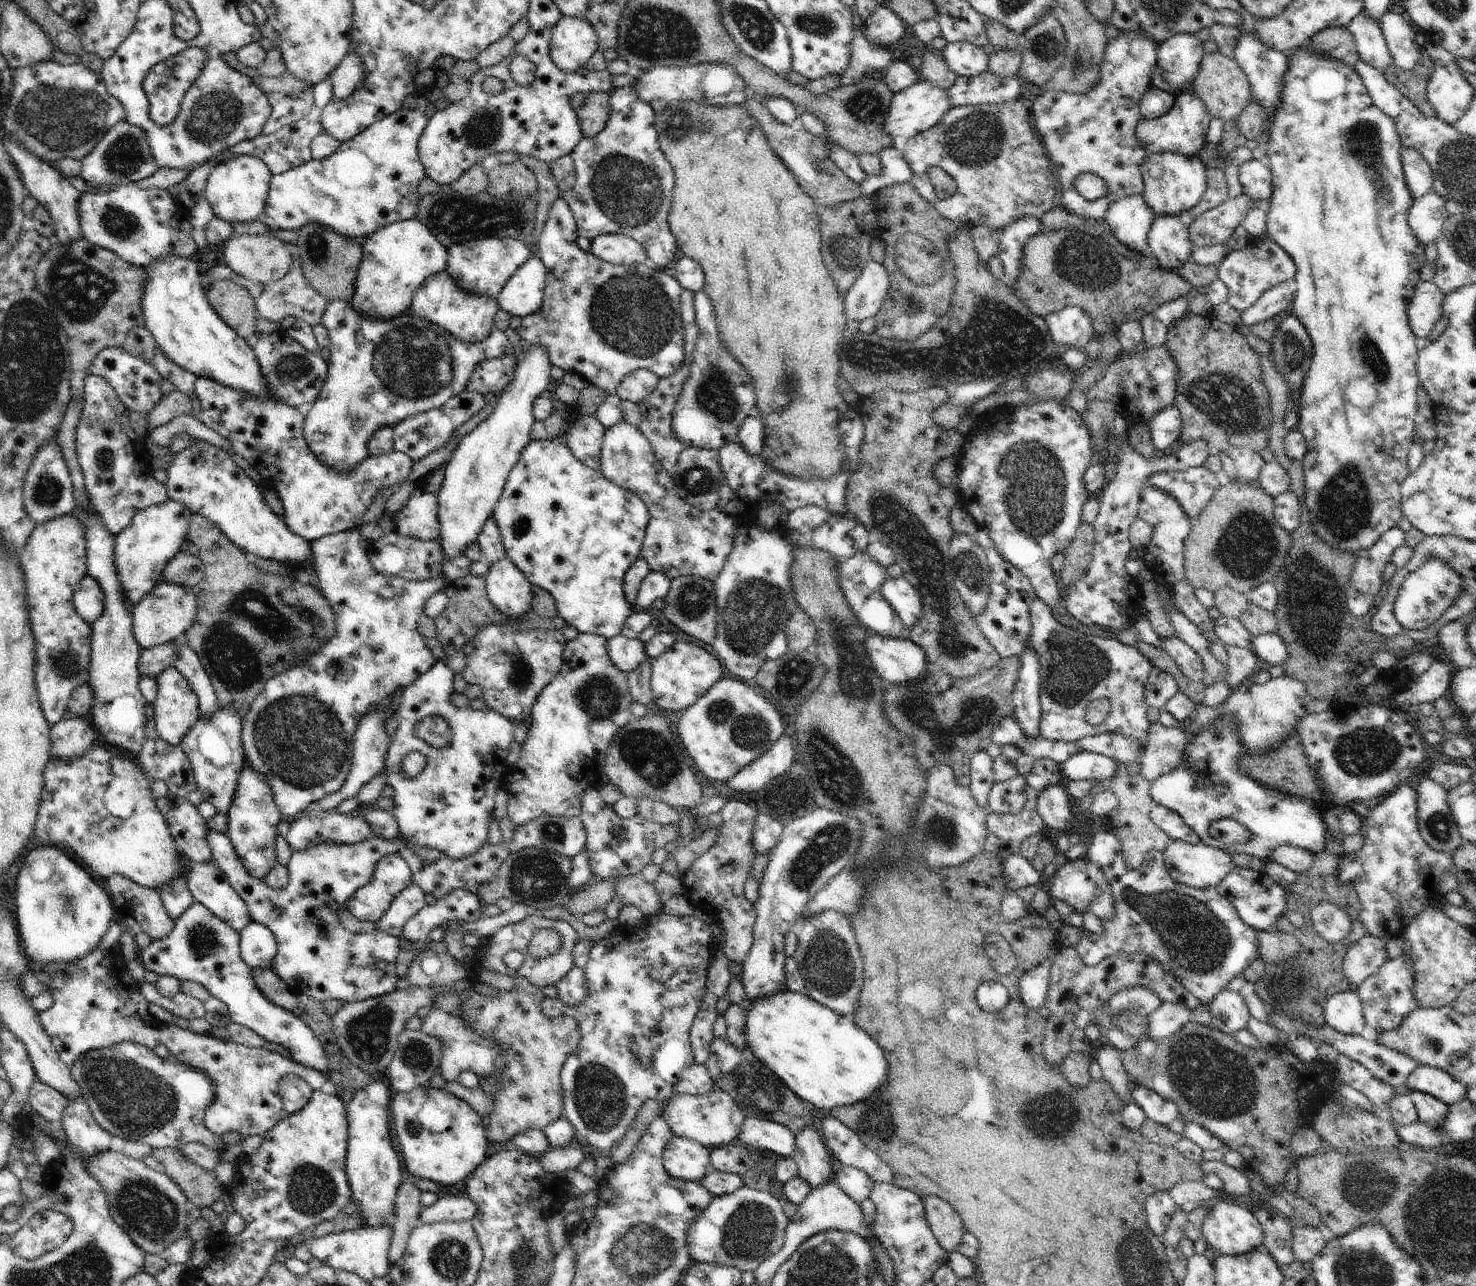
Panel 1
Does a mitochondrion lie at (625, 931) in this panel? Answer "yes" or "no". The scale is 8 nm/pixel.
no

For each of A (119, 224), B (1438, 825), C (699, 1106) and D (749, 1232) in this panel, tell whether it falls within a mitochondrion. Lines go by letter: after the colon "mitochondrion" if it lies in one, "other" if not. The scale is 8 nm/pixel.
A: mitochondrion
B: mitochondrion
C: other
D: mitochondrion

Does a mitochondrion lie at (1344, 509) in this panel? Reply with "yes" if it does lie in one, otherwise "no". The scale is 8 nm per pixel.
yes

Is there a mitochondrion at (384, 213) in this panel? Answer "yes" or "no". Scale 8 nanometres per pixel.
no

